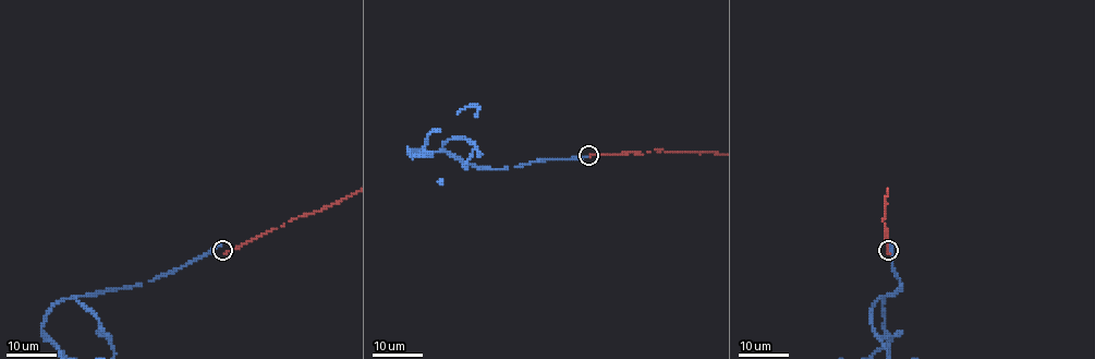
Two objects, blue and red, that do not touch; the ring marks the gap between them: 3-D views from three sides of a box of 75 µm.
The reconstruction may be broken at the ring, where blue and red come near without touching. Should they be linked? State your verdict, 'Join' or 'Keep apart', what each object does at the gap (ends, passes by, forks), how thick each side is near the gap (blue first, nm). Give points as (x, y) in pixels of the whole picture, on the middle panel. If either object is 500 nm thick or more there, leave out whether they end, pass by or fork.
Keep apart. At the ring blue ends. At the ring red ends. Thickness 360 nm (blue) against 180 nm

